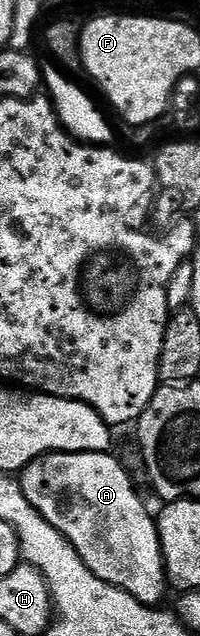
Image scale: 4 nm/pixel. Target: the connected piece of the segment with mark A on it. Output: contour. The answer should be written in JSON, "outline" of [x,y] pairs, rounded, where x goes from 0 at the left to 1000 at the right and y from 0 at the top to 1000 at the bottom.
{"outline":[[[280,709],[215,717],[100,742],[110,772],[140,788],[390,866],[440,895],[500,914],[640,931],[680,945],[785,956],[830,936],[840,906],[810,874],[810,852],[790,843],[775,811],[750,810],[720,786],[690,780],[650,747],[565,722],[565,714],[500,709]]]}

